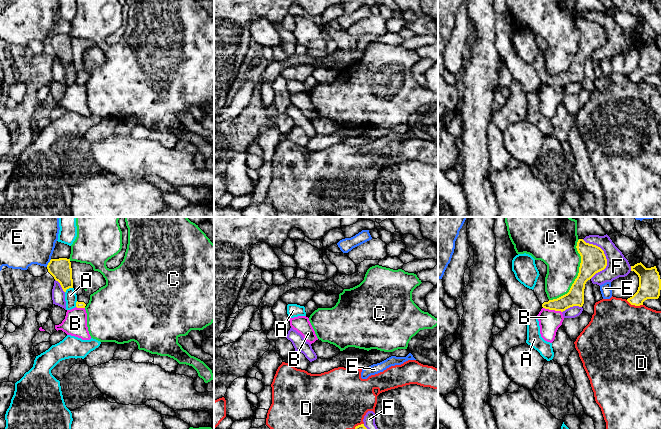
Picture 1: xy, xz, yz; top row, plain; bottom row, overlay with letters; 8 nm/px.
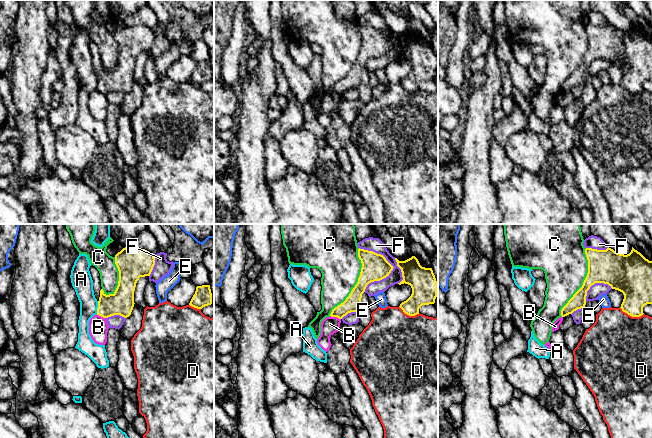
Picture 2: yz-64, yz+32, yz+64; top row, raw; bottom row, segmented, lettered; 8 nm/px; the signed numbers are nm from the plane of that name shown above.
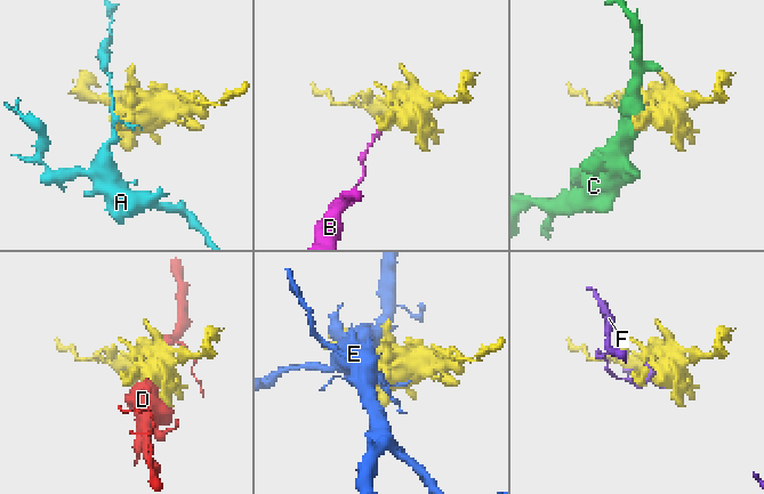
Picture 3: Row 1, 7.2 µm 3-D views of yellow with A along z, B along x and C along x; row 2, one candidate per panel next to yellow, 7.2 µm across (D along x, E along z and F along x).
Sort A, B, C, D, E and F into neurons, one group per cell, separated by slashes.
A / B / C / D / E / F

